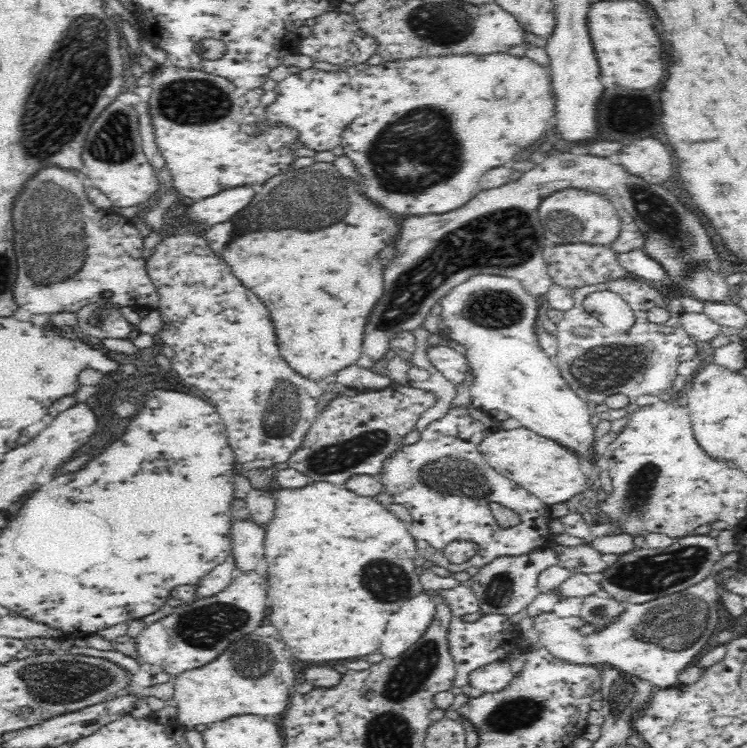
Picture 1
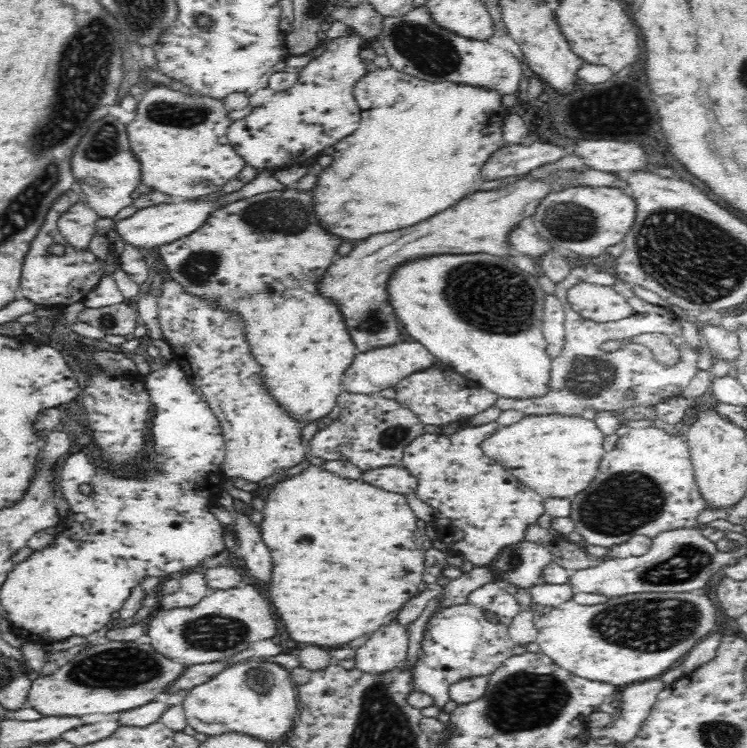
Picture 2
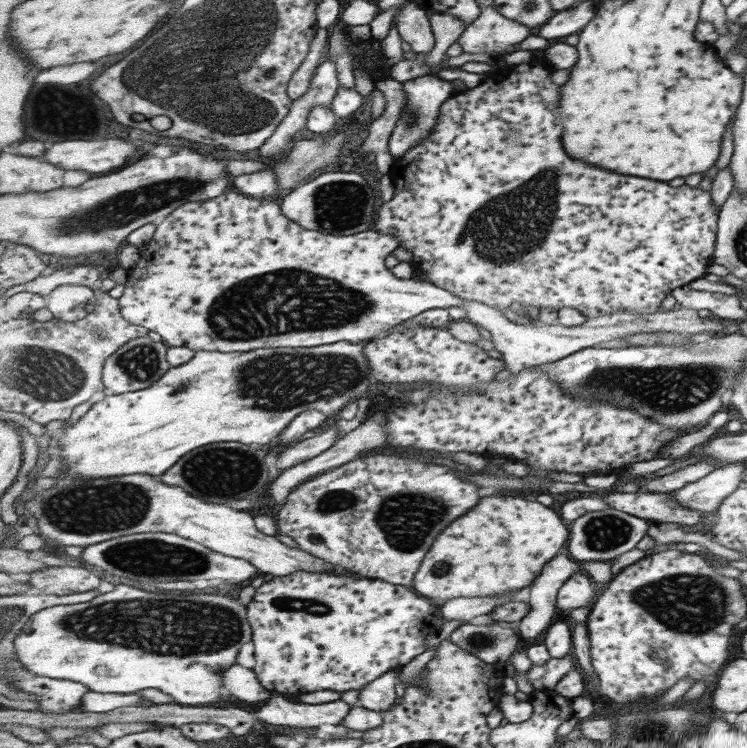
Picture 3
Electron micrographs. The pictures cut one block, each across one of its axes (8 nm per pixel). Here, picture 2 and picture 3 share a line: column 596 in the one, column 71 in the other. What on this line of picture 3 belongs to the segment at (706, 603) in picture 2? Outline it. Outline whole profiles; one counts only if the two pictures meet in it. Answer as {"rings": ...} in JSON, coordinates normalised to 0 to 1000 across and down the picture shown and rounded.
{"rings":[[[158,781],[150,790],[134,794],[119,805],[50,817],[20,853],[20,869],[24,884],[47,901],[108,912],[124,925],[173,929],[194,920],[206,920],[242,943],[280,945],[280,941],[290,941],[303,926],[303,896],[317,886],[323,866],[339,856],[331,813],[317,801],[296,795],[199,791]]]}

